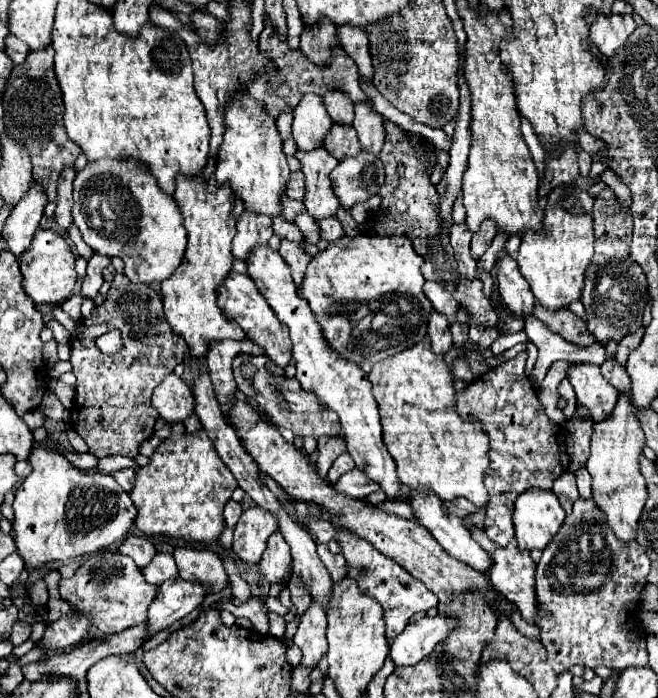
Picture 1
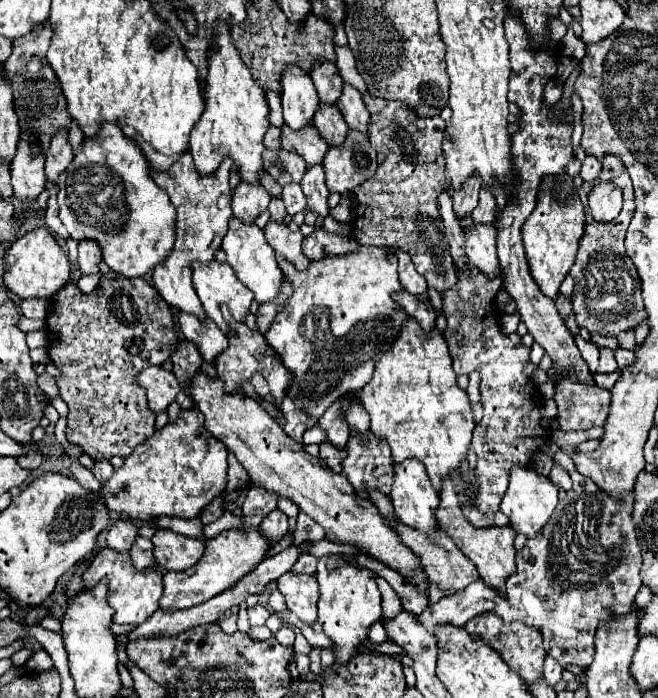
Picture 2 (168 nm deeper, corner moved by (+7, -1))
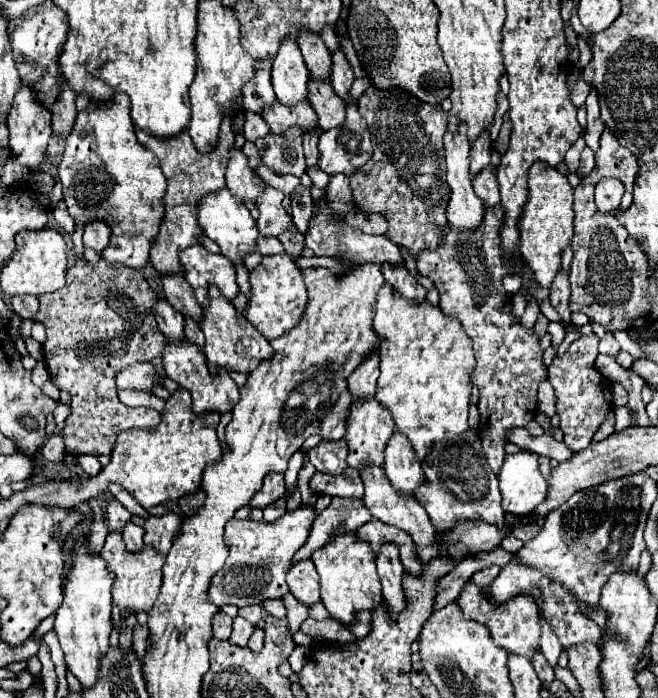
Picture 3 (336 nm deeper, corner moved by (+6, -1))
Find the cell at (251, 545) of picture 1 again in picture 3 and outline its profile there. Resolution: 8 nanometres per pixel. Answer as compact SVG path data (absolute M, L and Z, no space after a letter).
M267 474L263 480L263 486L257 494L253 494L249 506L251 508L265 508L269 504L273 504L275 500L279 500L285 494L285 482L283 482L283 474Z

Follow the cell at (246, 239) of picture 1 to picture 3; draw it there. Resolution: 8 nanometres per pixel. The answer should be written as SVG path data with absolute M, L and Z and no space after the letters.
M231 150L225 178L229 192L239 200L257 200L265 192L265 182L249 168L247 156L241 150Z

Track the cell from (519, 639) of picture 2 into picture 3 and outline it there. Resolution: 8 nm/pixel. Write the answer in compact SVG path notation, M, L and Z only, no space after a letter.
M467 584L461 590L461 596L459 596L457 604L463 610L465 618L475 620L475 622L479 622L479 624L489 628L491 638L495 640L497 646L505 648L509 654L517 654L517 656L525 656L525 658L533 660L535 652L539 650L539 638L541 638L539 608L535 606L533 598L523 594L521 598L513 598L513 602L509 602L505 606L489 606L489 602L481 600L481 588L479 586Z

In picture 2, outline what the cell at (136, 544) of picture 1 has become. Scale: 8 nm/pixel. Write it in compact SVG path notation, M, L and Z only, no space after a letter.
M118 518L110 530L108 530L108 536L106 536L106 542L110 548L118 550L118 552L126 552L130 550L130 546L134 544L134 538L138 534L138 524L132 522L132 520L122 520Z

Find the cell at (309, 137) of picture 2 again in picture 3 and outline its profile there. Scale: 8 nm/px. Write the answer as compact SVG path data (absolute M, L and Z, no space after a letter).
M273 102L273 106L263 110L263 120L271 126L273 134L285 134L289 128L299 128L301 132L313 132L319 130L317 114L309 106L309 102L299 102L297 106L281 106L279 102Z

